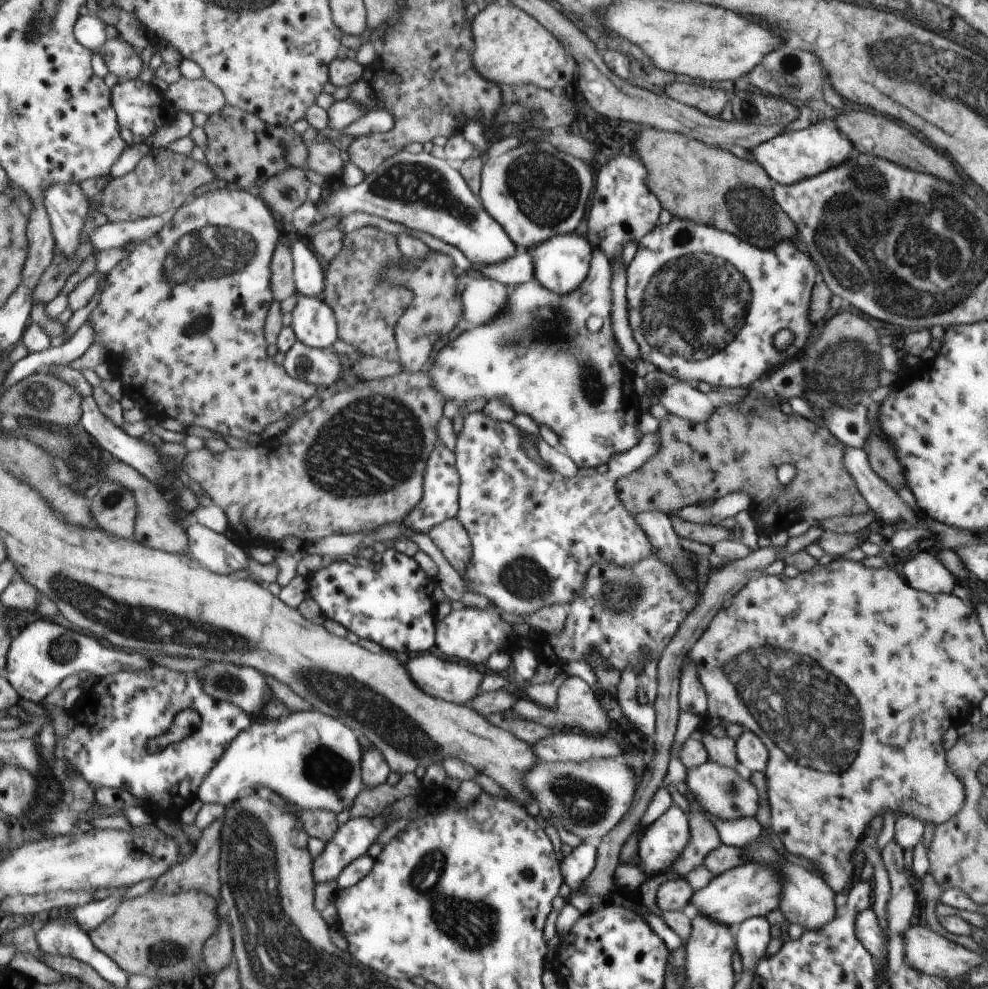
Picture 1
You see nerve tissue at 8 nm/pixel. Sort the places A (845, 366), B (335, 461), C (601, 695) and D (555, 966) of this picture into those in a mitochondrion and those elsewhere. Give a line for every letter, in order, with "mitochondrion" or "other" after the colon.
A: mitochondrion
B: mitochondrion
C: other
D: other

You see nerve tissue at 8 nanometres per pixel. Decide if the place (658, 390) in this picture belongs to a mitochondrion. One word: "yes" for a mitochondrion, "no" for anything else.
no

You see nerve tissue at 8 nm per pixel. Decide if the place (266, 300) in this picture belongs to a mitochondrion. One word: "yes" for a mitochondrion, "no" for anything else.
no

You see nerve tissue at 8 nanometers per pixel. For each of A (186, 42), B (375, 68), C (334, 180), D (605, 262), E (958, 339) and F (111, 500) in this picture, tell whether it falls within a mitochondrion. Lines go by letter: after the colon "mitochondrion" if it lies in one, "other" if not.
A: other
B: other
C: other
D: other
E: other
F: mitochondrion

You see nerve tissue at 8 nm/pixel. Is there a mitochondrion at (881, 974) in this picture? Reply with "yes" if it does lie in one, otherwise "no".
no

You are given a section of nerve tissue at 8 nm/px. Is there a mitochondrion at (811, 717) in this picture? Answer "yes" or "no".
yes

